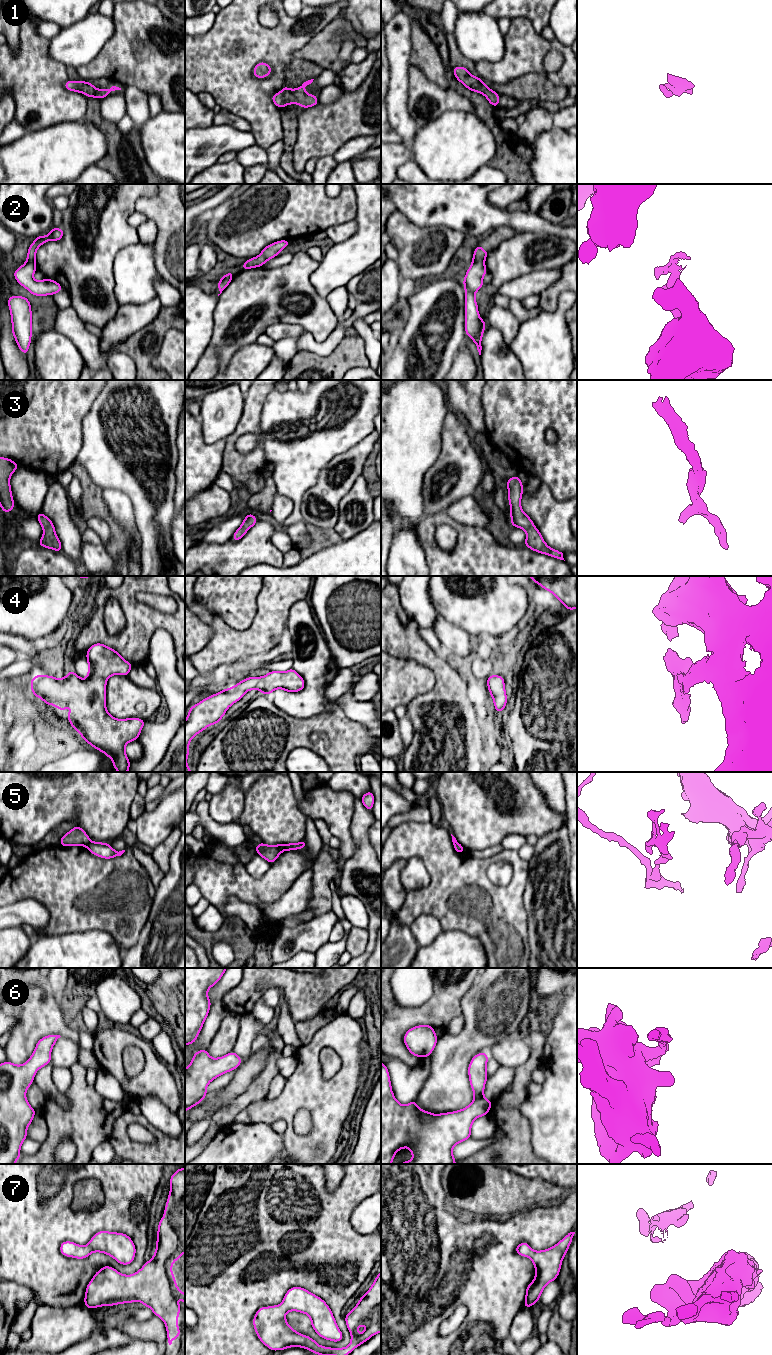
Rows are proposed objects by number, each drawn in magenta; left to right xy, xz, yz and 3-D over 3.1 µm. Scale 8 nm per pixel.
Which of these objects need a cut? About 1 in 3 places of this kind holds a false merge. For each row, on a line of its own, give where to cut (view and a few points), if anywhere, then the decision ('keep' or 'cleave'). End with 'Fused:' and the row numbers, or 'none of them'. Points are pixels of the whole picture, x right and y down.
1: no cut; keep
2: cut in yz along (472, 263), (479, 265), (475, 271), (482, 276); cleave
3: no cut; keep
4: no cut; keep
5: cut in xy along (91, 841), (86, 846); cleave
6: no cut; keep
7: no cut; keep
Fused: 2, 5

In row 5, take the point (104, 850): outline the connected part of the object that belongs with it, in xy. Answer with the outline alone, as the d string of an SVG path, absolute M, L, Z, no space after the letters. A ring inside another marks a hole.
M91 842L86 847L93 855L104 859L111 859L117 856L121 856L125 852L125 850L119 852L115 851L109 843L102 842Z

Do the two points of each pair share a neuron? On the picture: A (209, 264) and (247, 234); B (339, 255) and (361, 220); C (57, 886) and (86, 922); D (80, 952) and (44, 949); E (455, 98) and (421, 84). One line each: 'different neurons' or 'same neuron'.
A: different neurons
B: same neuron
C: same neuron
D: same neuron
E: same neuron

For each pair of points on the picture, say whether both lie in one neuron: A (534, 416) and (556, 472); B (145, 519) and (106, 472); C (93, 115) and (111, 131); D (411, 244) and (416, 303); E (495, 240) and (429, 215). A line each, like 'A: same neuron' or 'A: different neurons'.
A: same neuron
B: same neuron
C: same neuron
D: different neurons
E: different neurons

